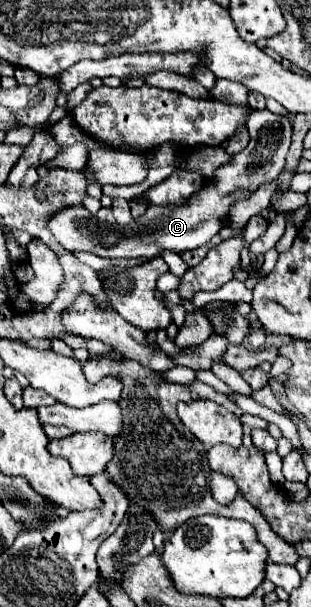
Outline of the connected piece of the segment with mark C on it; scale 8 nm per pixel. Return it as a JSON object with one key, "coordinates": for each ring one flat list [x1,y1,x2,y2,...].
{"coordinates":[[251,110,249,120,249,144,201,186,201,190,189,196,181,206,149,206,137,222,127,226,111,226,101,222,85,208,67,208,49,220,53,236,69,252,91,252,103,258,157,258,161,252,185,252,207,244,221,228,223,218,229,214,231,204,249,198,259,186,275,180,285,168,285,156,291,144,291,122,269,110]]}

